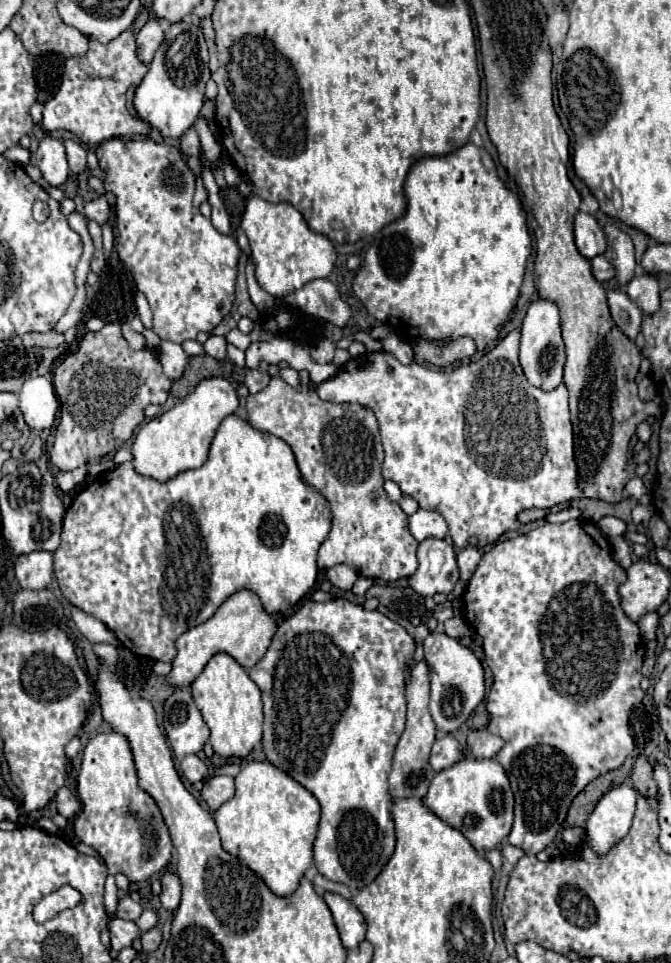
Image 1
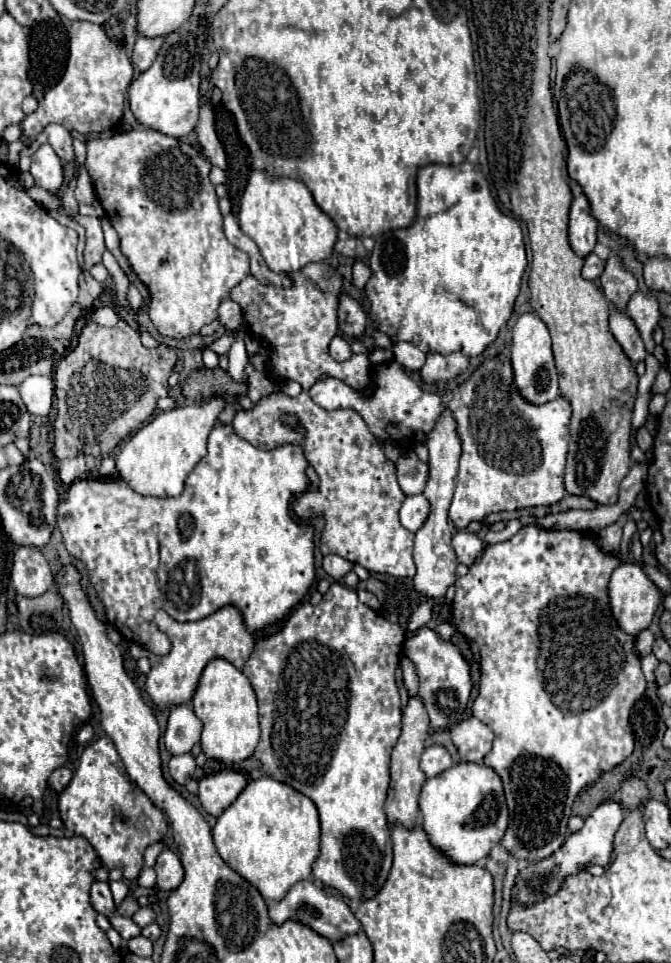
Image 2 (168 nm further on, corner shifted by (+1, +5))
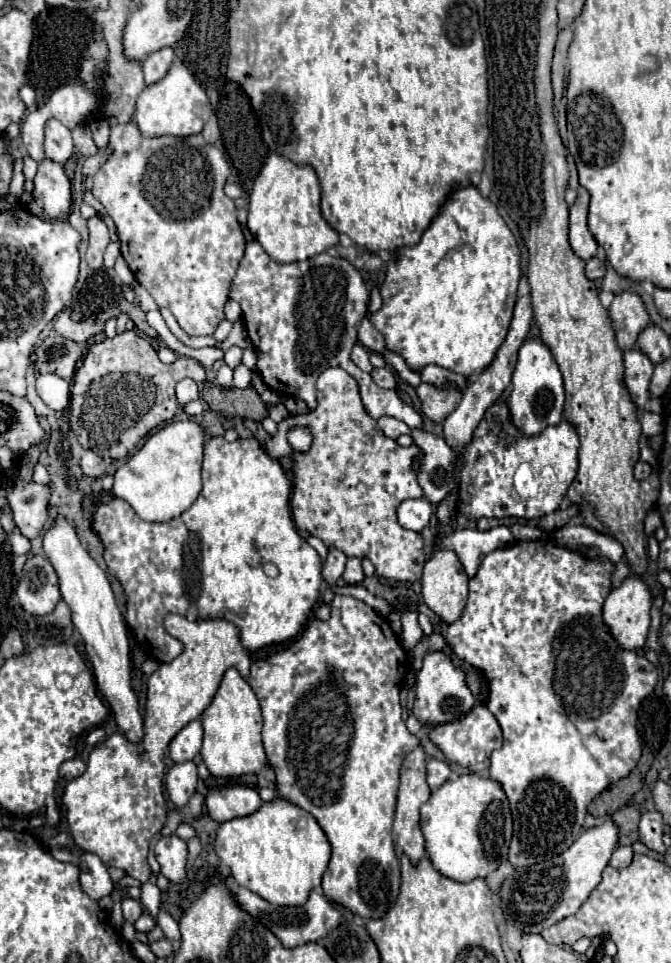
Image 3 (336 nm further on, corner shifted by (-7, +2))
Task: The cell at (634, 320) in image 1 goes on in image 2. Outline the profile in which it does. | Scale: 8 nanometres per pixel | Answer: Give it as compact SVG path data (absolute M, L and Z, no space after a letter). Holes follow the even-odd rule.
M611 306L609 326L611 326L611 332L613 332L615 340L619 342L619 346L623 348L623 352L631 360L631 364L641 362L647 356L643 340L639 336L639 330L635 328L635 324L629 320L629 316L623 310Z

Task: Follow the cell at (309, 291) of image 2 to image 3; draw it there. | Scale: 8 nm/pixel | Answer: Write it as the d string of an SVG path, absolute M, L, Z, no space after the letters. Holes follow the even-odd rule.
M249 241L229 297L243 309L243 323L259 355L257 373L269 389L281 397L297 395L313 409L317 405L315 381L319 373L329 367L341 367L357 381L363 405L373 419L389 415L407 423L411 429L423 429L423 417L411 405L403 405L395 389L377 387L349 359L349 351L357 343L357 325L367 313L369 291L359 271L347 259L321 253L301 263L279 265L257 241Z

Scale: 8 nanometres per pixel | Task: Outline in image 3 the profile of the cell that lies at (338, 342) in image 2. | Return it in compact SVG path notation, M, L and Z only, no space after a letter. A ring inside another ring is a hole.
M357 343L357 345L351 349L351 361L353 361L359 369L363 369L363 371L367 371L367 373L373 369L373 365L371 365L371 361L369 361L369 349L363 347L361 343Z

